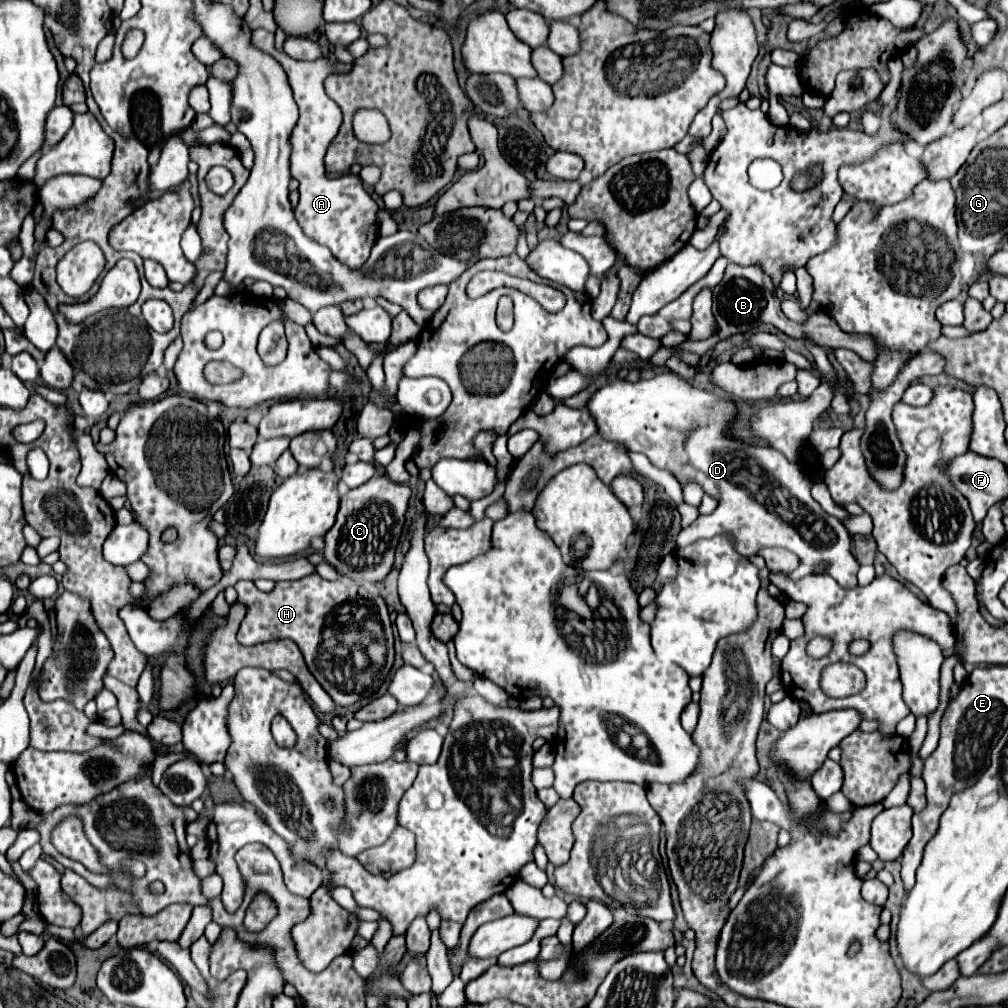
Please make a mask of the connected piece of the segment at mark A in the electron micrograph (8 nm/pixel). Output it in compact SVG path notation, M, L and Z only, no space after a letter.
M258 28L252 32L252 42L260 46L260 50L272 54L286 70L290 86L294 90L294 100L298 104L298 122L292 130L292 158L290 158L290 174L300 182L300 202L296 206L296 220L304 234L314 242L326 246L336 260L344 262L348 268L360 268L376 244L378 232L374 226L378 204L366 192L362 180L354 174L342 174L338 178L330 178L324 170L324 154L338 134L342 112L340 106L324 92L324 78L332 72L350 70L352 64L330 62L328 58L318 58L316 62L296 62L288 54L282 54L274 48L274 34Z

